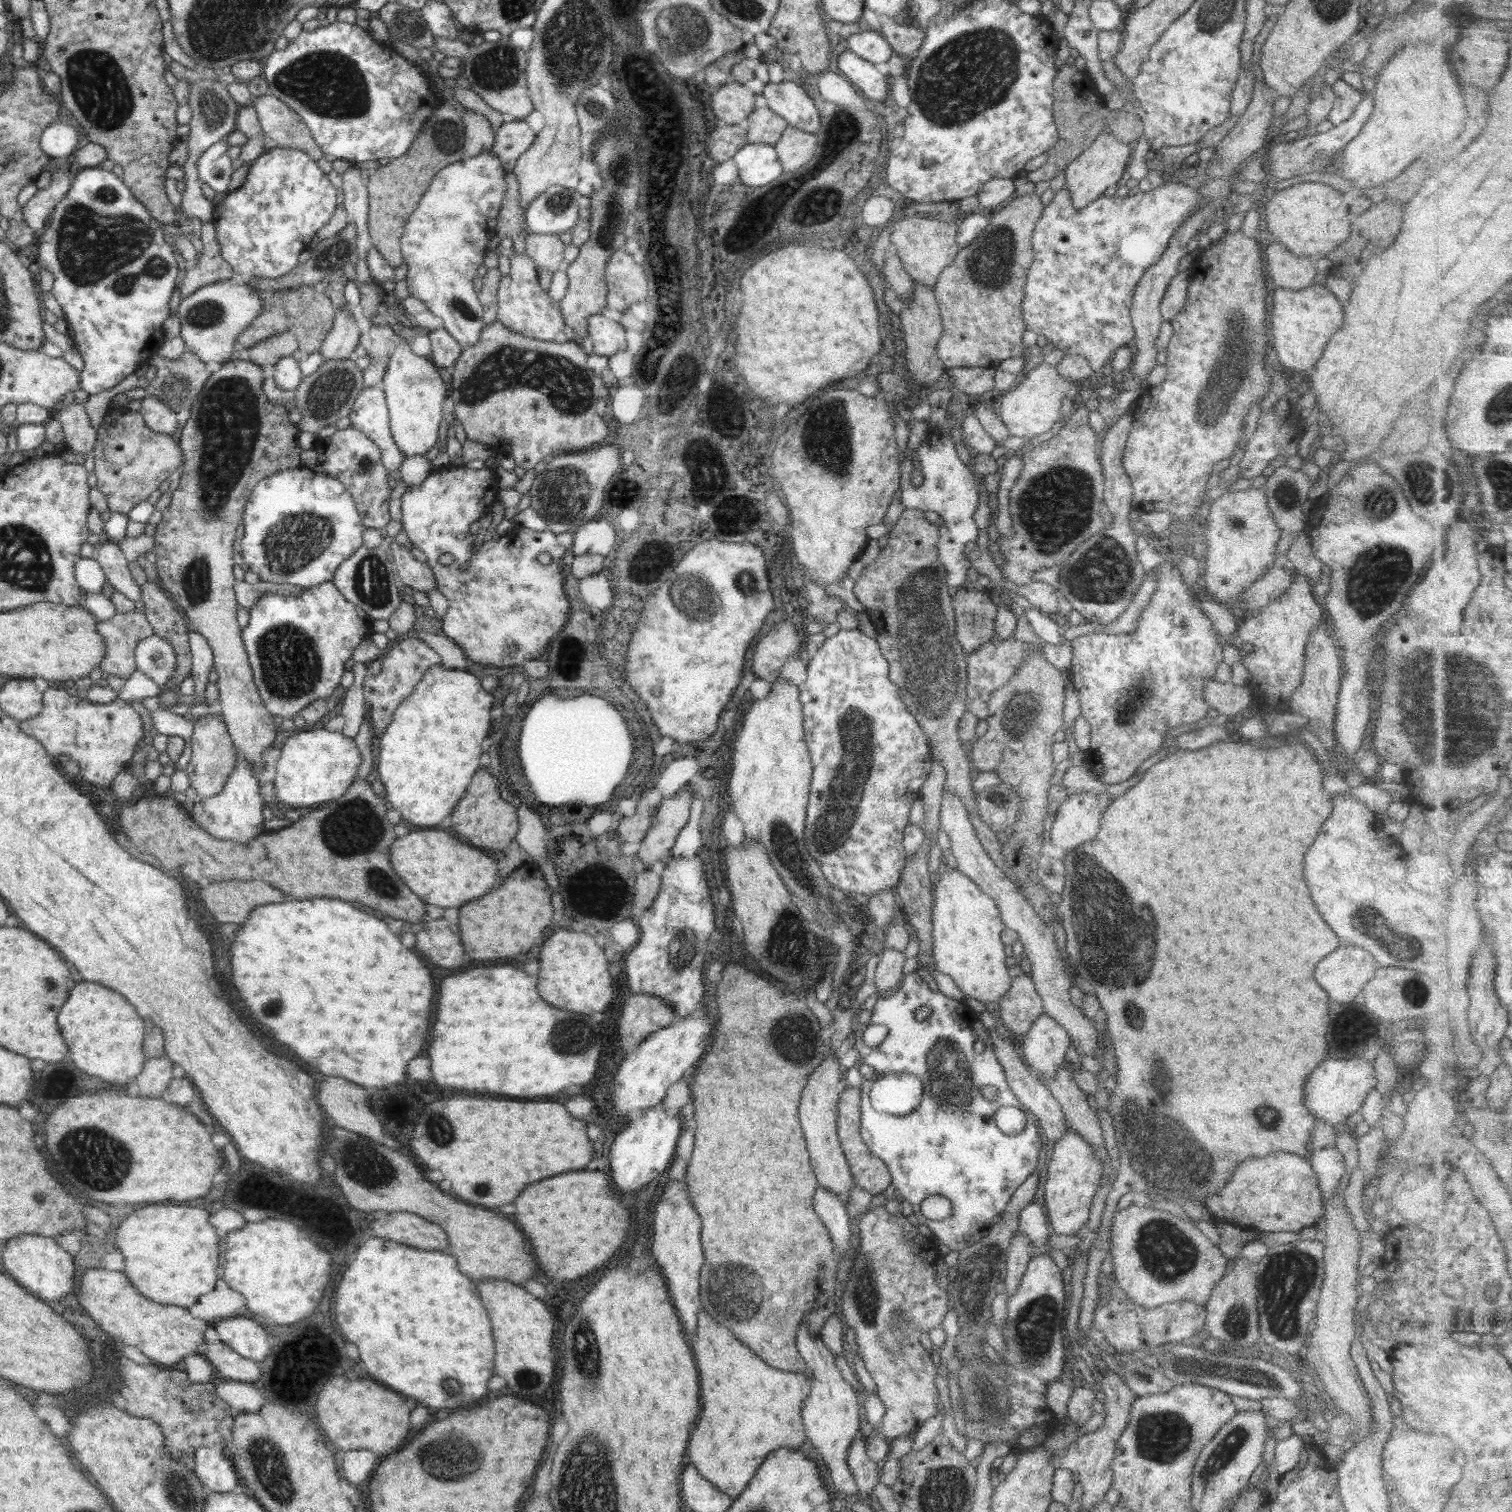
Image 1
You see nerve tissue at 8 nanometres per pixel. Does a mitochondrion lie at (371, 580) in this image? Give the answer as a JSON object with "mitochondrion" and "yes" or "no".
{"mitochondrion":"yes"}

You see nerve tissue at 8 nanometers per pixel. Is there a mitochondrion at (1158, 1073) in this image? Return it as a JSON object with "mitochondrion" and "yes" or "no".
{"mitochondrion":"yes"}

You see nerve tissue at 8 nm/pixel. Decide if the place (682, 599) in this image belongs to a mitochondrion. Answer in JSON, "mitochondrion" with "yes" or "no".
{"mitochondrion":"yes"}

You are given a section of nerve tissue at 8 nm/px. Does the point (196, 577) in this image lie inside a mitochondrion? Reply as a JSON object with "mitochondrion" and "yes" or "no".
{"mitochondrion":"yes"}

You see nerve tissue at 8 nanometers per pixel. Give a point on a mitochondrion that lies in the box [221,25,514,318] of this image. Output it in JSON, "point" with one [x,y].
{"point":[327,84]}

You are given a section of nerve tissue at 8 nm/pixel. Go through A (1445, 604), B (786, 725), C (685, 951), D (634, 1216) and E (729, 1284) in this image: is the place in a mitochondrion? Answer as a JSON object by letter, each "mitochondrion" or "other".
{"A":"other","B":"other","C":"mitochondrion","D":"other","E":"mitochondrion"}

